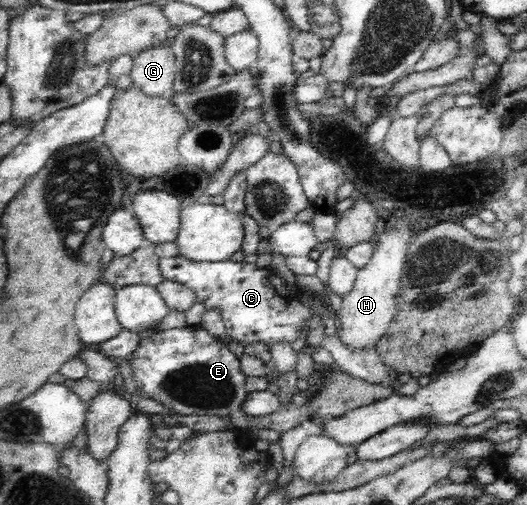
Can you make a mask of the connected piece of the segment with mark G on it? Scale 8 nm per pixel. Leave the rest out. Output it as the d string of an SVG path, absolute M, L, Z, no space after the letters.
M163 43L140 51L133 61L130 76L133 85L137 86L137 89L140 89L141 92L149 94L149 96L161 96L164 91L171 89L176 76L176 63L175 54L173 54L169 43Z

